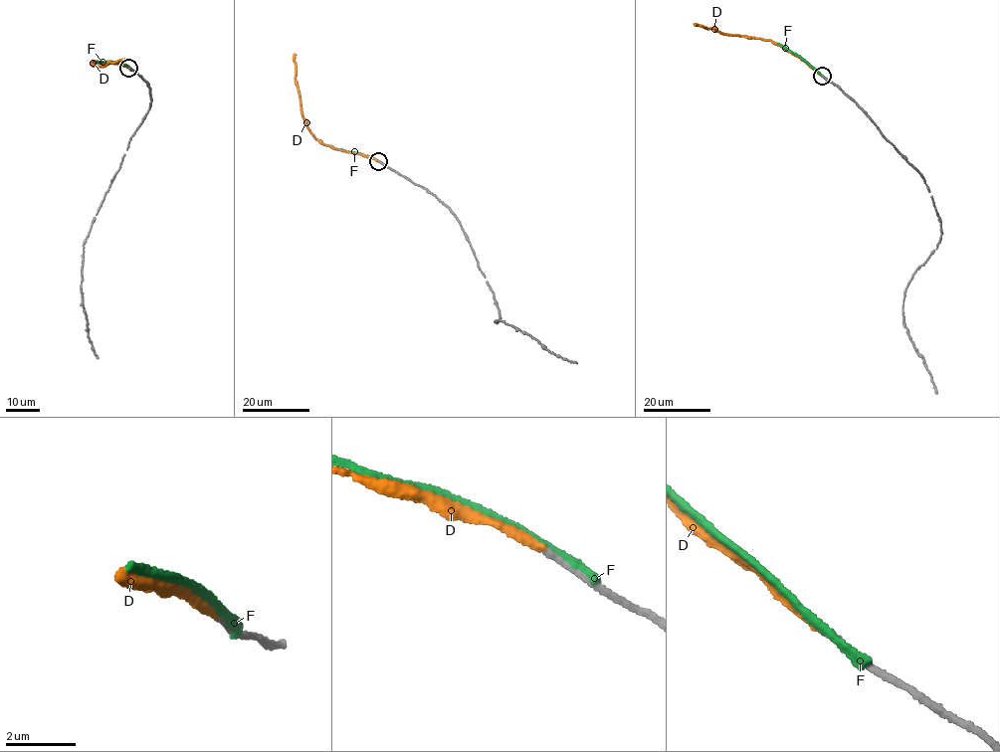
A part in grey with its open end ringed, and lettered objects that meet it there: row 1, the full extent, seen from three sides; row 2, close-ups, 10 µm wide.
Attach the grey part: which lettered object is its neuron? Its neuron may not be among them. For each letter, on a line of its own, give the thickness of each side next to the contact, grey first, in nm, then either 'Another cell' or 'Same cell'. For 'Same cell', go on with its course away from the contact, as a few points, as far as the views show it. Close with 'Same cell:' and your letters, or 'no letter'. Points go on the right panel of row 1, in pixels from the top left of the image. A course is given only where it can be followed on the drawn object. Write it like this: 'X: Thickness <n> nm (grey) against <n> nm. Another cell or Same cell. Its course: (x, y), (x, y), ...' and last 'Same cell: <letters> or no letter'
D: Thickness 190 nm (grey) against 260 nm. Same cell. Its course: (822, 76), (770, 41), (722, 34), (694, 23)
F: Thickness 240 nm (grey) against 320 nm. Another cell
Same cell: D

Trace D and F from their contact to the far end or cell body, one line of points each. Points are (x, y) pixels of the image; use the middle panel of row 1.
D: (378, 162), (323, 144), (308, 128), (302, 115), (294, 54)
F: (381, 163), (359, 152), (335, 149), (321, 142)

